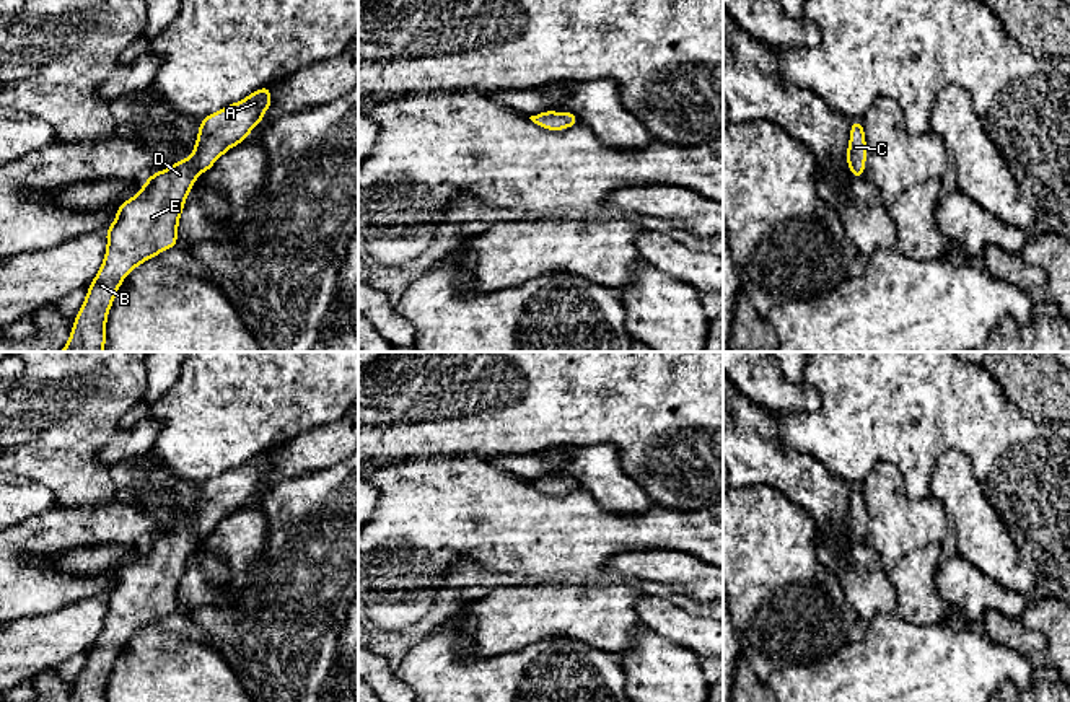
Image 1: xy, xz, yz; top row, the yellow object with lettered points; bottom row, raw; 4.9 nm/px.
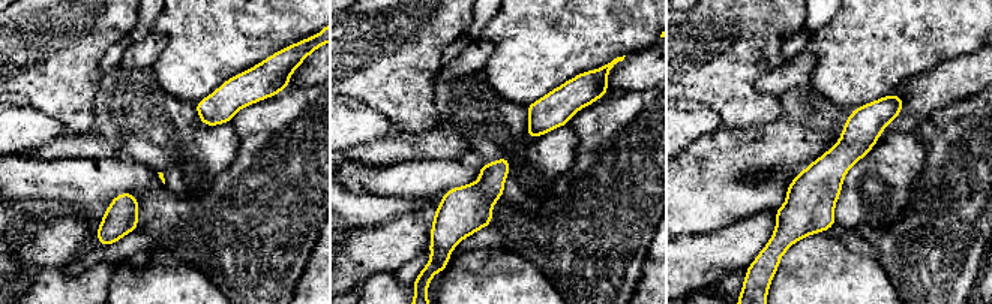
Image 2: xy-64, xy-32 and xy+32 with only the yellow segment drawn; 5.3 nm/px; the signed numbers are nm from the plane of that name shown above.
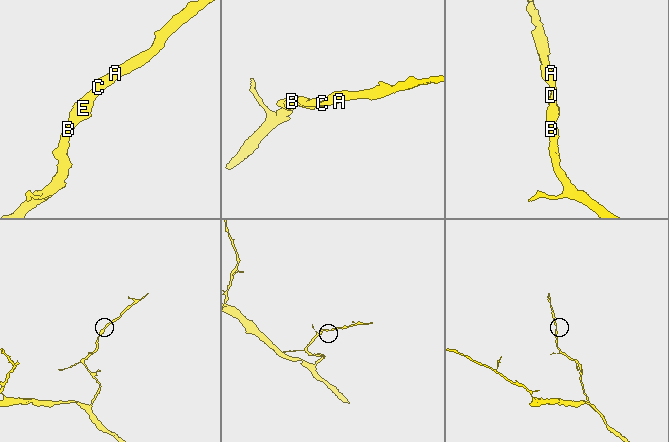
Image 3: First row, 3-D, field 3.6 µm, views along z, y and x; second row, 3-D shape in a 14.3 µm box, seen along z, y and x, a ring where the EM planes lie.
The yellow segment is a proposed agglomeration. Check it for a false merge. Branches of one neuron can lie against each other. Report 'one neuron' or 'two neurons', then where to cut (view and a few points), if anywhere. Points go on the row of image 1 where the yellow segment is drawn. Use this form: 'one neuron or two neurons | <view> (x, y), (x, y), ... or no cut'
one neuron | no cut

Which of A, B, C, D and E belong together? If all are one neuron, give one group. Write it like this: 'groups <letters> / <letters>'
groups A B C D E

